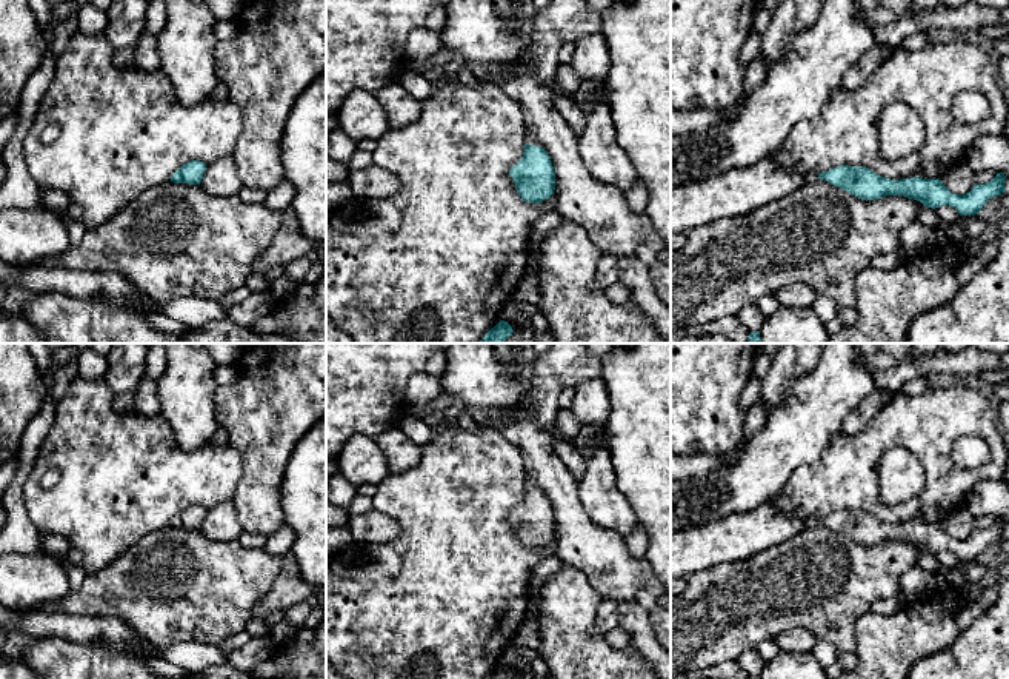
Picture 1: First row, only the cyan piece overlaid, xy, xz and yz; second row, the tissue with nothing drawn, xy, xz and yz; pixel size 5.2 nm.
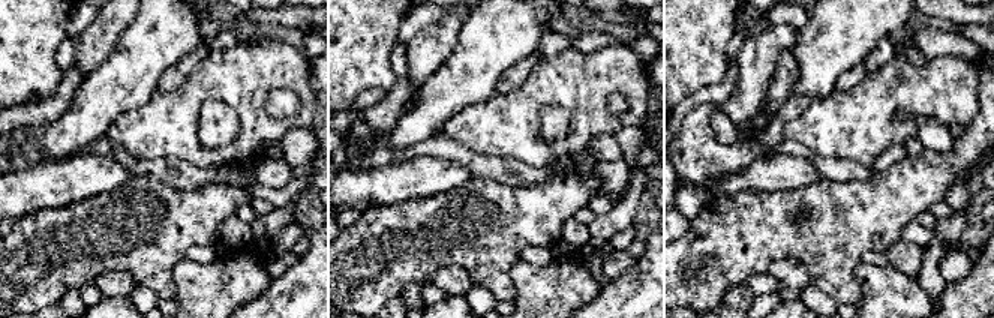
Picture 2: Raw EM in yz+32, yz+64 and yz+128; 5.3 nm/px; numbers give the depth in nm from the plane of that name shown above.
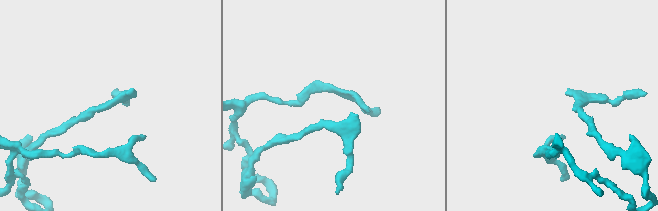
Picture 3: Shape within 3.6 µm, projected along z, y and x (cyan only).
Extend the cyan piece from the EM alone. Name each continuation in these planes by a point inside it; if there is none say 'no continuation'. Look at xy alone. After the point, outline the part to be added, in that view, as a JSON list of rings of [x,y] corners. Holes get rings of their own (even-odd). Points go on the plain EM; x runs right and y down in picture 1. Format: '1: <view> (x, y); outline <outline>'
no continuation

